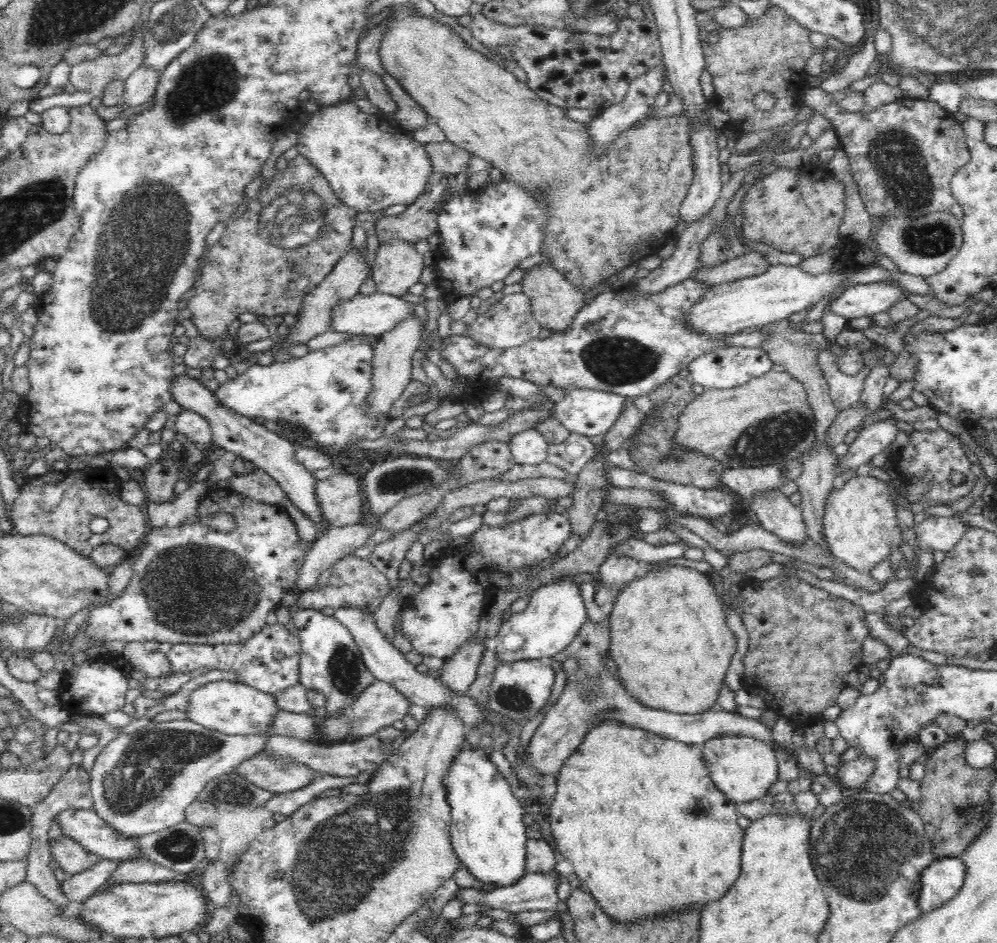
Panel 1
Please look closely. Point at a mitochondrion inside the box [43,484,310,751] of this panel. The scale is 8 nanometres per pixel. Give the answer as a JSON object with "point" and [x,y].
{"point":[203,593]}

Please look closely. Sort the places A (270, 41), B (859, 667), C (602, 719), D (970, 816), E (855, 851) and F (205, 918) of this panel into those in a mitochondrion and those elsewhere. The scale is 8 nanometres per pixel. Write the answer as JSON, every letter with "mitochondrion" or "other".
{"A":"other","B":"other","C":"other","D":"mitochondrion","E":"mitochondrion","F":"other"}

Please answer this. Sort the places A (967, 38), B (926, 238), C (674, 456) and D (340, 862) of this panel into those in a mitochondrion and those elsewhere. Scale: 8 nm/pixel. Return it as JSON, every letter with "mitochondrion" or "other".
{"A":"mitochondrion","B":"mitochondrion","C":"mitochondrion","D":"mitochondrion"}

